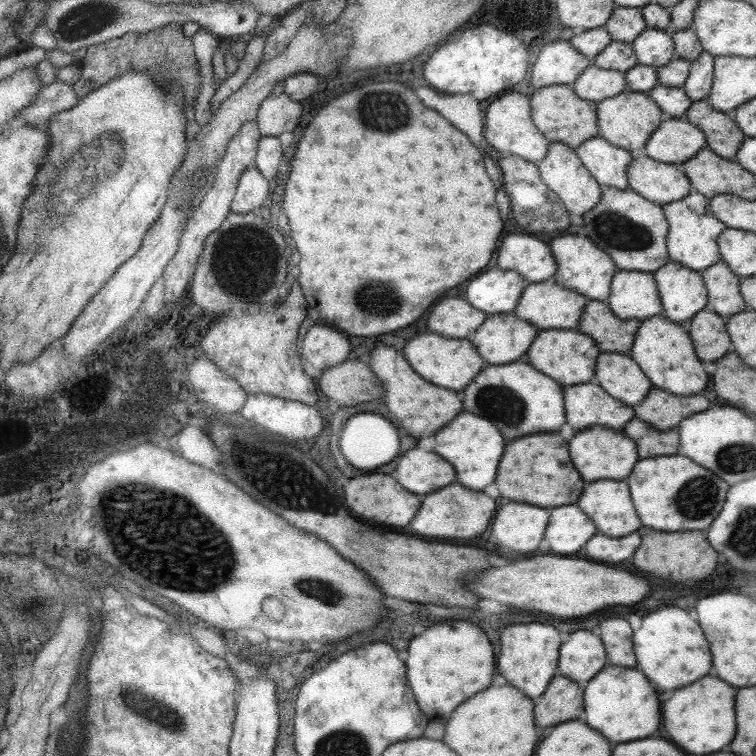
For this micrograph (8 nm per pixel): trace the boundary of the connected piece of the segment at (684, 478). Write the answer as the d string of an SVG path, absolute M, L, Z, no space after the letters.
M683 455L638 459L625 482L640 524L661 532L707 528L719 514L727 492L727 484L721 478Z

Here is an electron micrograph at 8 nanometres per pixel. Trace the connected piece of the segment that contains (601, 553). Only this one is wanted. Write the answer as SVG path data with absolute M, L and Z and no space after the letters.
M631 532L625 538L607 538L604 534L594 534L583 548L585 548L585 556L599 562L615 564L633 556L639 542L641 538L637 532Z

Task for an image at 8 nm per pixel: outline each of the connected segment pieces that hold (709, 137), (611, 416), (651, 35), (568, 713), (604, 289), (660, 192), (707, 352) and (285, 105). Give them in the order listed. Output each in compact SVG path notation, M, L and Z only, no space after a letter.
M705 98L692 101L684 119L703 132L706 147L717 156L730 160L735 158L745 136L730 114L714 110Z
M581 383L563 386L565 422L573 430L601 425L621 430L633 418L633 409L611 398L599 385Z
M646 28L630 43L637 65L660 67L675 57L672 35L666 30Z
M555 674L541 700L535 704L535 724L539 728L575 720L583 712L583 690L566 676Z
M559 236L549 242L551 254L556 262L556 270L551 278L561 287L574 290L588 299L605 301L610 292L610 282L617 270L611 257L600 248L595 248L595 243L589 238L581 236Z
M647 155L631 159L625 172L629 189L656 205L681 200L691 190L678 164L659 162Z
M703 309L696 312L685 324L699 360L715 362L731 349L725 319L715 312Z
M285 93L277 97L265 97L259 104L256 125L261 137L284 137L297 130L297 120L301 116L301 104L291 100Z

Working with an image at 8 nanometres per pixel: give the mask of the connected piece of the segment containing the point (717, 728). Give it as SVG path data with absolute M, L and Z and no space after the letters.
M703 676L689 686L677 688L669 700L663 702L661 720L669 738L691 754L719 752L735 736L735 710L733 710L735 688L719 678Z

